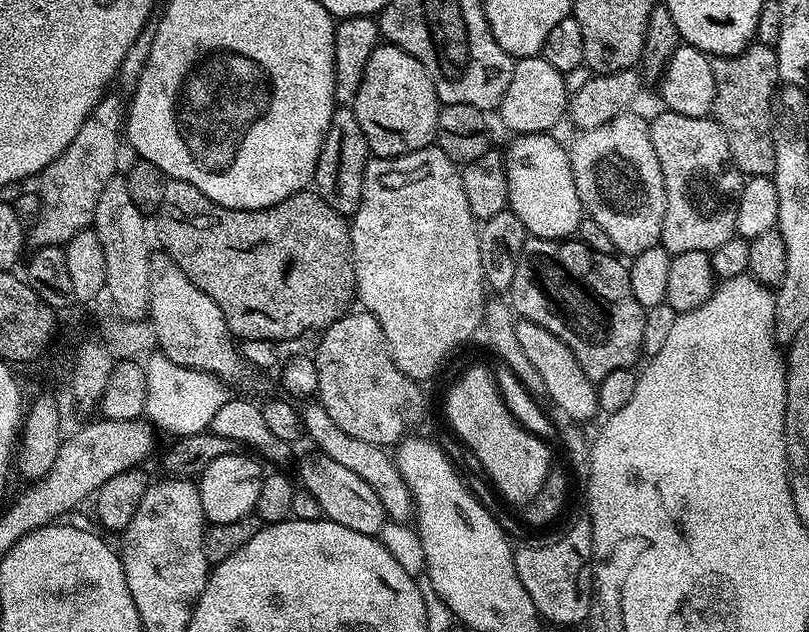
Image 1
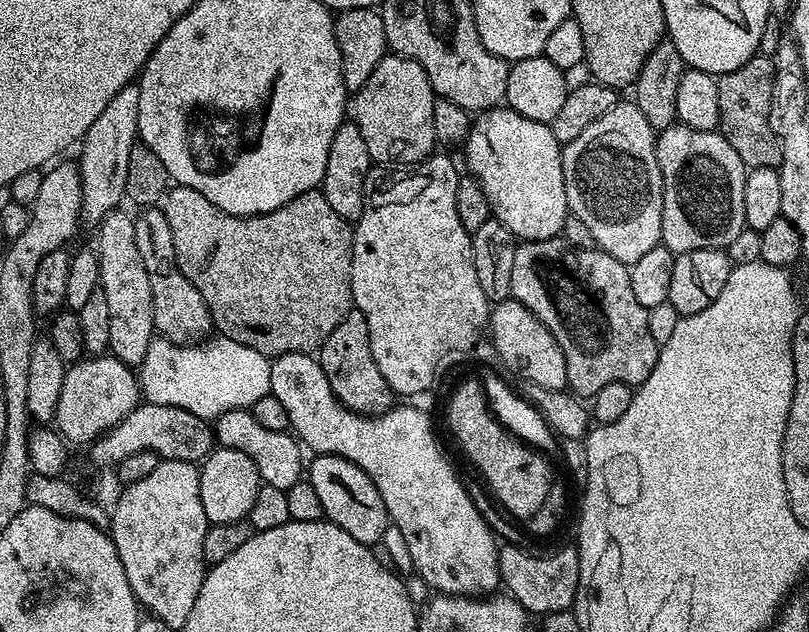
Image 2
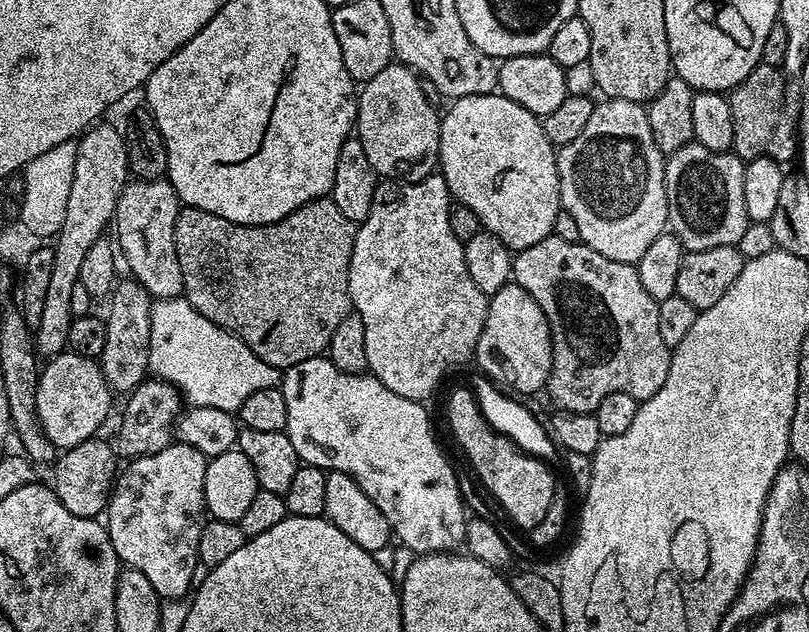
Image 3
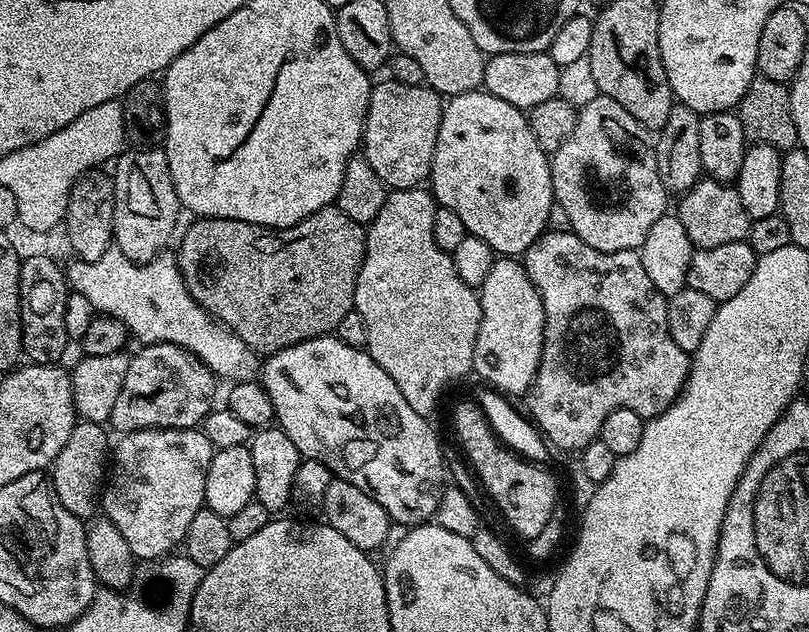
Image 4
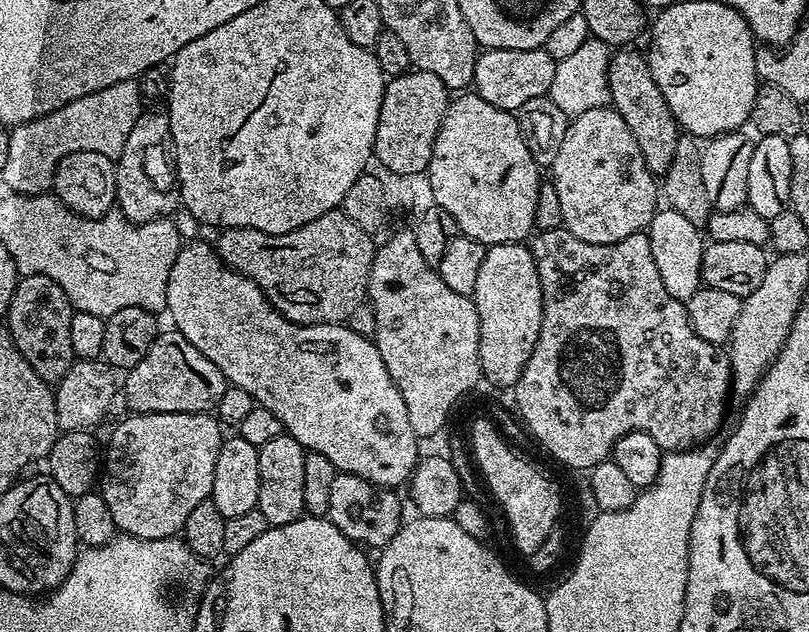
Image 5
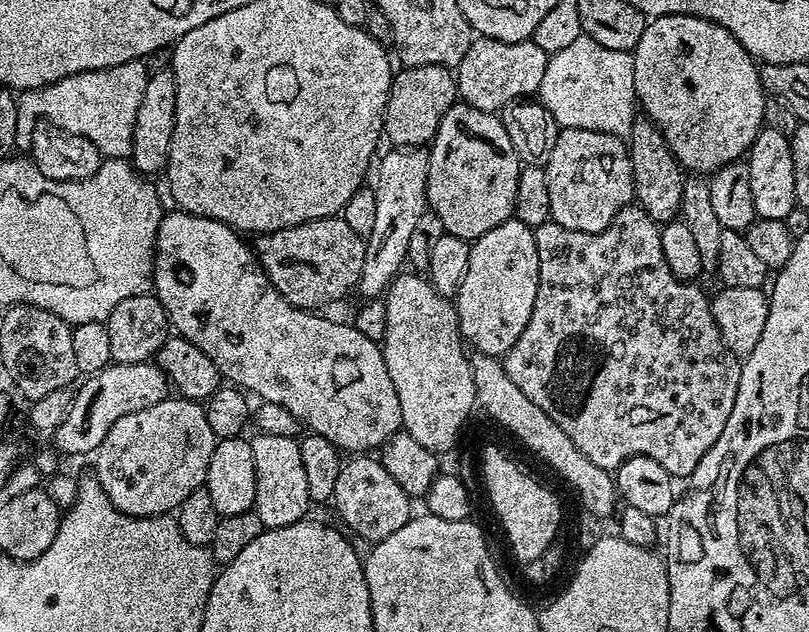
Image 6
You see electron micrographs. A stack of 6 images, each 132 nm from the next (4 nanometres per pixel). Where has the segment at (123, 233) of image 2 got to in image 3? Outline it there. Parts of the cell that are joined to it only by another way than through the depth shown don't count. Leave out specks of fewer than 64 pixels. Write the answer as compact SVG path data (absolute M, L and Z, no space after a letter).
M123 280L110 293L112 305L106 315L106 346L98 357L100 370L109 388L116 394L132 392L149 375L150 310L154 303L153 297L136 280Z

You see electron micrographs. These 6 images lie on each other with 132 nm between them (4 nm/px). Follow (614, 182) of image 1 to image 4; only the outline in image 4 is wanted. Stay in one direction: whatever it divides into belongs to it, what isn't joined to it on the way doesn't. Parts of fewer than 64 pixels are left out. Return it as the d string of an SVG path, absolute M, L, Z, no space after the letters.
M596 96L585 108L576 114L574 134L562 142L557 152L551 153L552 194L555 203L566 210L570 218L570 226L586 246L594 246L599 252L617 252L618 250L638 250L650 234L650 226L665 215L670 193L665 188L662 178L658 178L656 150L650 139L649 129L643 128L630 114L630 110L622 110L618 102L609 96Z

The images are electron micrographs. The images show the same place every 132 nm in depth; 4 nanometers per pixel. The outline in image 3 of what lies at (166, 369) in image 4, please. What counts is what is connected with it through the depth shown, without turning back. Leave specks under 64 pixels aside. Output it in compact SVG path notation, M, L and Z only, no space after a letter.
M145 378L132 392L127 393L125 400L128 401L124 404L120 429L116 432L116 440L114 439L115 453L121 461L158 454L158 450L173 443L176 421L182 411L182 397L175 386L164 380Z

